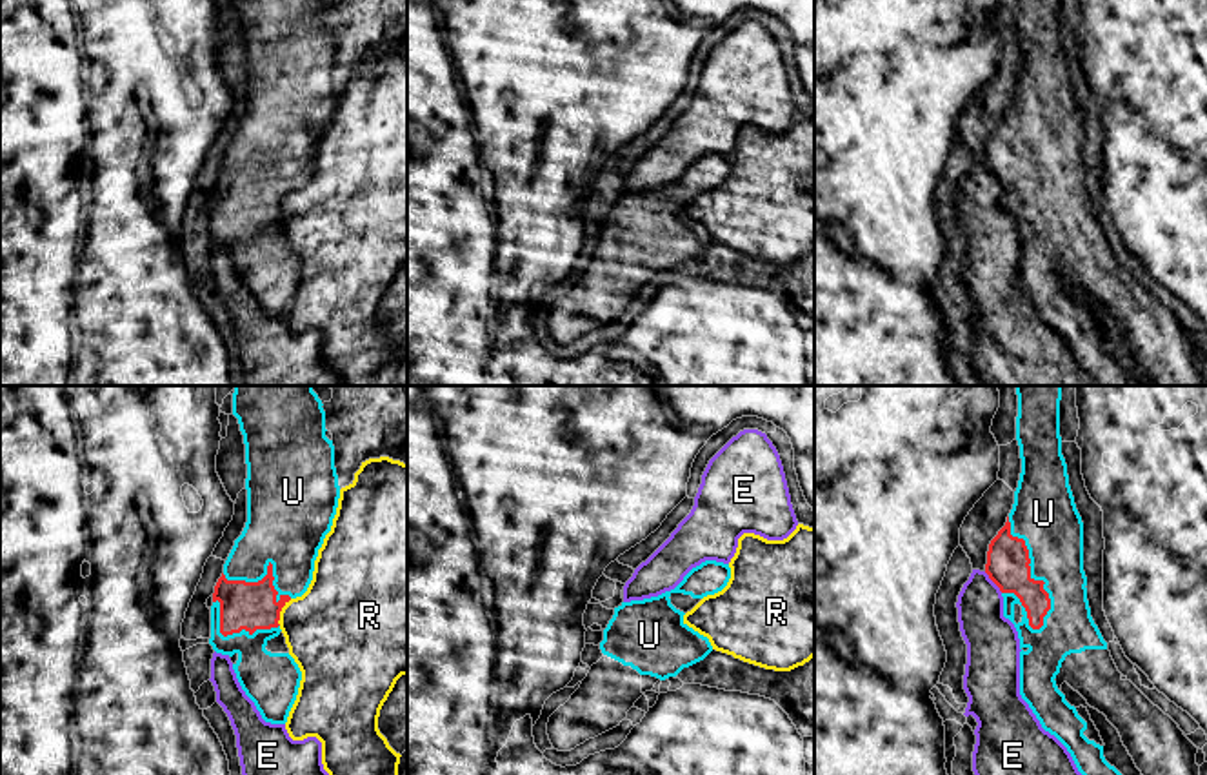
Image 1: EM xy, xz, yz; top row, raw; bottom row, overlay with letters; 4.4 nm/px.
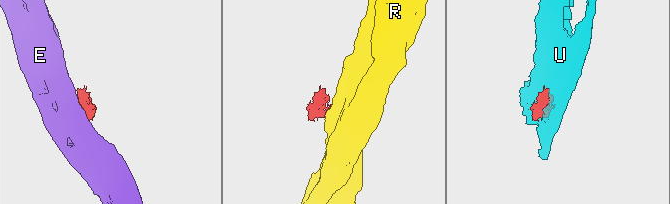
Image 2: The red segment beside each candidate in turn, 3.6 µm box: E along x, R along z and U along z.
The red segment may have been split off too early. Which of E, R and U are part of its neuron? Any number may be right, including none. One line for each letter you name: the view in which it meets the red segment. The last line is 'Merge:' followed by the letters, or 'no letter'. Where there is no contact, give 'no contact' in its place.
U: yz
Merge: U

